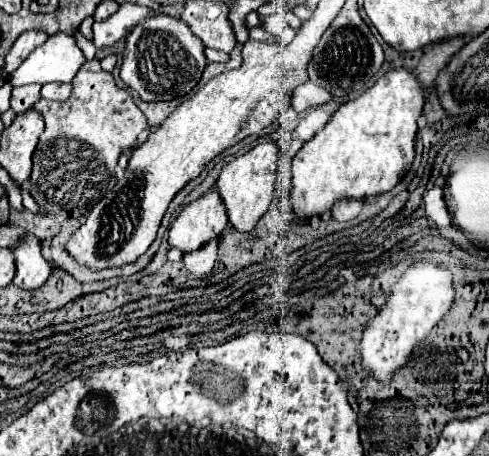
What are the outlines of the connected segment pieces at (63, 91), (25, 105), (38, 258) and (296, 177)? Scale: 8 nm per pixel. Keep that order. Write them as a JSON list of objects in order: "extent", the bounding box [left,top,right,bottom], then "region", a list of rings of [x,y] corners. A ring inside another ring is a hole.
[{"extent":[42,84,72,100],"region":[[[44,84],[42,86],[42,98],[46,100],[66,100],[72,92],[70,84]]]},{"extent":[10,84,40,114],"region":[[[28,84],[28,86],[20,86],[12,90],[12,98],[10,98],[10,108],[16,114],[24,114],[28,108],[32,108],[32,104],[40,98],[40,86],[38,84]]]},{"extent":[14,234,52,292],"region":[[[28,234],[28,240],[24,240],[20,248],[14,248],[14,256],[16,256],[14,284],[30,292],[42,288],[50,278],[52,268],[48,268],[48,262],[40,252],[38,240],[32,238],[32,234]]]},{"extent":[288,68,424,222],"region":[[[398,68],[378,78],[362,96],[342,104],[324,130],[308,140],[292,160],[288,202],[296,222],[330,212],[342,198],[364,200],[390,192],[412,166],[416,120],[424,102],[420,80],[412,72]]]}]

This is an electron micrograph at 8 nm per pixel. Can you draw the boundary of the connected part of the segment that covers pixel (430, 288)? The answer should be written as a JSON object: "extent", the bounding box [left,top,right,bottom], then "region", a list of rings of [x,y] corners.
{"extent":[360,260,452,384],"region":[[[428,260],[412,262],[398,284],[392,286],[392,292],[386,294],[386,306],[380,308],[364,330],[360,352],[362,366],[368,368],[368,374],[372,374],[380,384],[388,384],[392,374],[410,360],[414,346],[422,344],[438,320],[448,312],[452,298],[452,274],[448,268],[436,266]]]}

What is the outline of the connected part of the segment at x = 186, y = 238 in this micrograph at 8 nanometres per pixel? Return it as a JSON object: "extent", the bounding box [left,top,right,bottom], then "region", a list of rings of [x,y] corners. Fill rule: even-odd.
{"extent":[168,190,228,254],"region":[[[210,190],[200,200],[188,204],[172,222],[168,230],[168,246],[178,248],[182,254],[194,252],[218,238],[226,224],[228,216],[224,204],[220,204],[216,190]]]}

